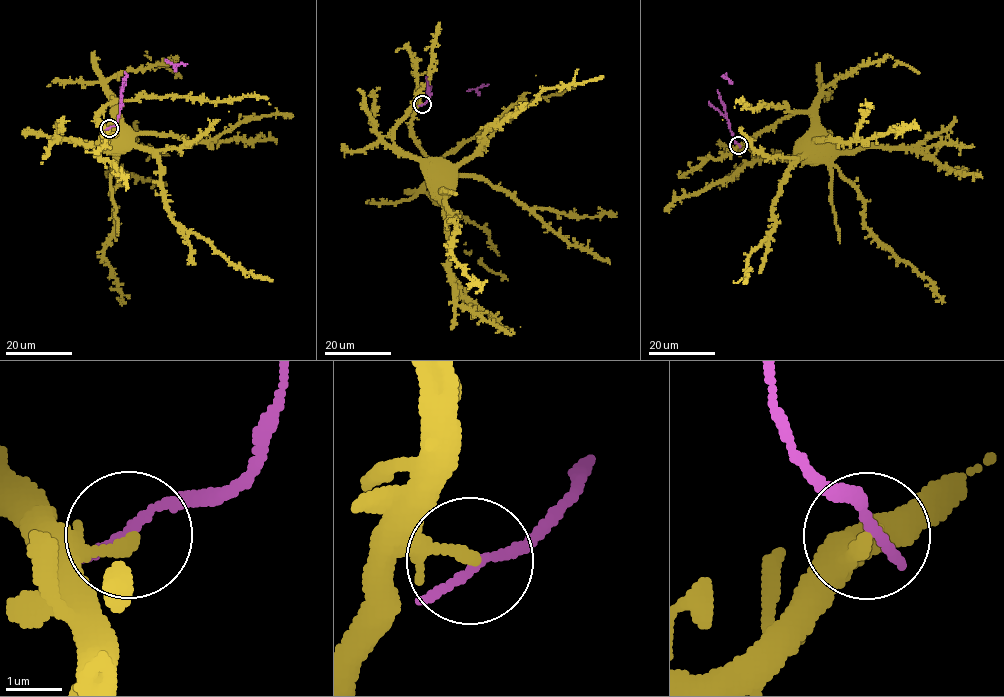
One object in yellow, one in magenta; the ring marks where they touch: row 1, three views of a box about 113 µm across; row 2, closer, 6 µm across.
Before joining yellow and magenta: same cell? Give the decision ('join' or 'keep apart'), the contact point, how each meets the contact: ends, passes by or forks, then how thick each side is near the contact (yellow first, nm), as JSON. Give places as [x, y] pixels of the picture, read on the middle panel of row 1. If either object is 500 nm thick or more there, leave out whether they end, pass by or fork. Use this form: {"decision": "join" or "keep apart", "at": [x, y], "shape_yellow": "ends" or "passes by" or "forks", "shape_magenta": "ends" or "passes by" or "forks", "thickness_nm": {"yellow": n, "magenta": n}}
{"decision": "keep apart", "at": [422, 104], "shape_yellow": "passes by", "shape_magenta": "passes by", "thickness_nm": {"yellow": 170, "magenta": 140}}

